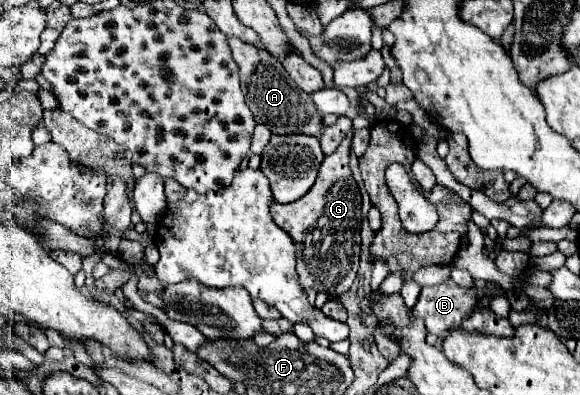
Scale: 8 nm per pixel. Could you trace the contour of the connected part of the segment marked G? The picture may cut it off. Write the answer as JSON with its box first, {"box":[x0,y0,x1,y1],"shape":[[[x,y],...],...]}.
{"box":[270,132,360,298],"shape":[[[350,132],[344,142],[324,158],[320,166],[320,174],[316,178],[316,186],[292,204],[278,204],[274,202],[270,206],[270,214],[274,222],[286,230],[296,244],[296,272],[300,276],[300,284],[310,284],[310,288],[320,288],[328,292],[332,298],[344,294],[358,272],[360,262],[360,190],[358,184],[352,178],[352,172],[348,168],[348,154],[352,144]]]}

